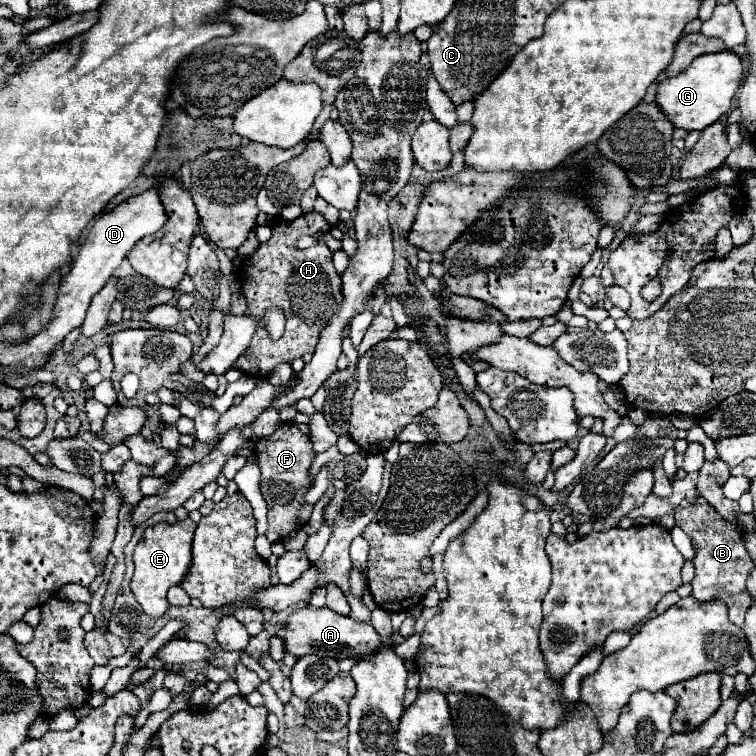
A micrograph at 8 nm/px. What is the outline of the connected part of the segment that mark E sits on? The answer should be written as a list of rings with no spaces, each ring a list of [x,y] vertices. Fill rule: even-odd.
[[[191,518],[177,520],[175,524],[159,522],[155,526],[149,526],[137,544],[133,552],[133,562],[135,562],[135,574],[131,578],[131,590],[135,594],[135,600],[143,606],[143,610],[159,618],[167,612],[169,602],[167,602],[167,590],[175,584],[181,584],[189,570],[191,562],[191,542],[193,542],[193,532],[195,532],[195,522]]]

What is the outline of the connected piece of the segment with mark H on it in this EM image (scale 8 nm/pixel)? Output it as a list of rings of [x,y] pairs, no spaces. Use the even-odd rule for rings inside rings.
[[[307,212],[291,222],[277,222],[271,228],[273,236],[261,244],[243,264],[243,294],[247,298],[245,314],[261,320],[265,308],[277,306],[285,312],[287,326],[283,338],[277,342],[269,338],[265,328],[257,328],[243,358],[233,364],[233,368],[253,378],[267,378],[277,364],[293,362],[307,352],[315,352],[317,336],[321,334],[321,328],[325,328],[325,320],[333,316],[337,300],[341,300],[341,276],[333,268],[331,250],[327,244],[317,242],[307,250],[295,248],[297,238],[303,234],[317,236],[319,232],[329,232],[331,224],[325,220],[325,216],[319,212]]]

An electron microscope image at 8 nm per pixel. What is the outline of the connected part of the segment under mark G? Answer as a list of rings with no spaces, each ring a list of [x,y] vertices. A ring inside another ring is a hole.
[[[729,50],[717,52],[717,54],[705,54],[695,58],[689,64],[689,68],[679,76],[661,80],[657,86],[655,104],[675,128],[701,132],[731,110],[733,98],[741,86],[741,80],[743,80],[743,62],[737,54]]]

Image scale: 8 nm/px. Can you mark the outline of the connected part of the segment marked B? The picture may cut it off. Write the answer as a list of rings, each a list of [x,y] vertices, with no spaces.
[[[699,496],[697,502],[683,500],[675,508],[675,524],[693,540],[693,548],[695,548],[695,558],[693,558],[695,578],[691,582],[693,598],[699,602],[723,600],[729,608],[731,622],[743,626],[745,612],[751,606],[751,596],[745,588],[745,580],[755,564],[745,548],[741,526],[723,520],[703,496]]]

